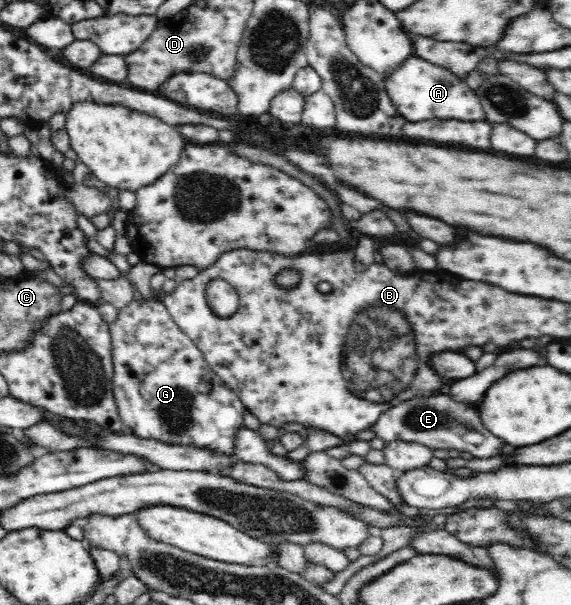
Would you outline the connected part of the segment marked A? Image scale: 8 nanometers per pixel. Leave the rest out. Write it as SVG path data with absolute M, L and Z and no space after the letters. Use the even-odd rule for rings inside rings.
M408 58L398 70L393 71L386 78L388 78L386 92L390 99L394 100L392 104L410 122L428 120L428 118L456 118L468 122L468 120L482 120L484 116L478 96L468 84L464 84L464 80L454 76L450 70L430 64L422 58Z

